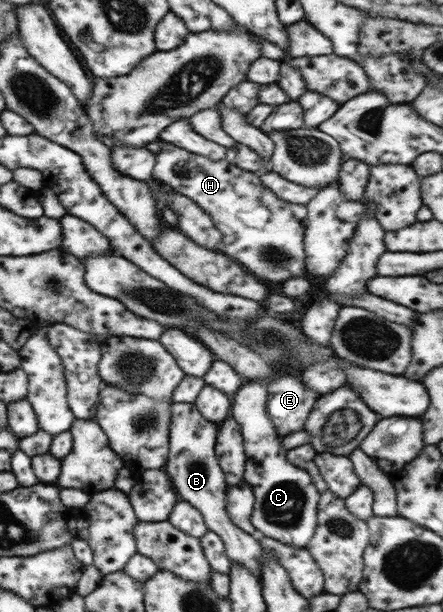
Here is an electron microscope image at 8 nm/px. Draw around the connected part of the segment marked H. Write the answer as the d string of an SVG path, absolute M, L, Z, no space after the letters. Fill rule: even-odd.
M161 138L156 139L156 142L160 145L160 147L162 147L163 150L159 150L156 155L156 162L152 171L153 179L160 181L160 183L166 184L168 187L171 187L177 194L181 194L189 199L192 199L199 207L201 207L201 209L203 209L203 211L205 211L205 213L207 213L207 215L213 220L215 227L221 232L221 242L219 242L216 247L217 252L231 257L231 259L235 260L237 263L241 263L243 267L247 267L247 271L251 271L253 275L257 275L257 277L261 277L261 279L267 279L267 281L271 281L271 283L283 283L283 281L287 281L288 279L291 279L291 277L301 277L301 273L303 273L303 277L305 277L306 255L304 250L303 235L305 234L306 216L308 215L306 205L289 203L285 200L279 199L279 197L277 197L271 189L266 188L263 185L260 174L245 171L244 169L229 163L226 158L215 160L209 159L204 155L197 155L183 149L182 147L177 147L172 143L162 140Z

